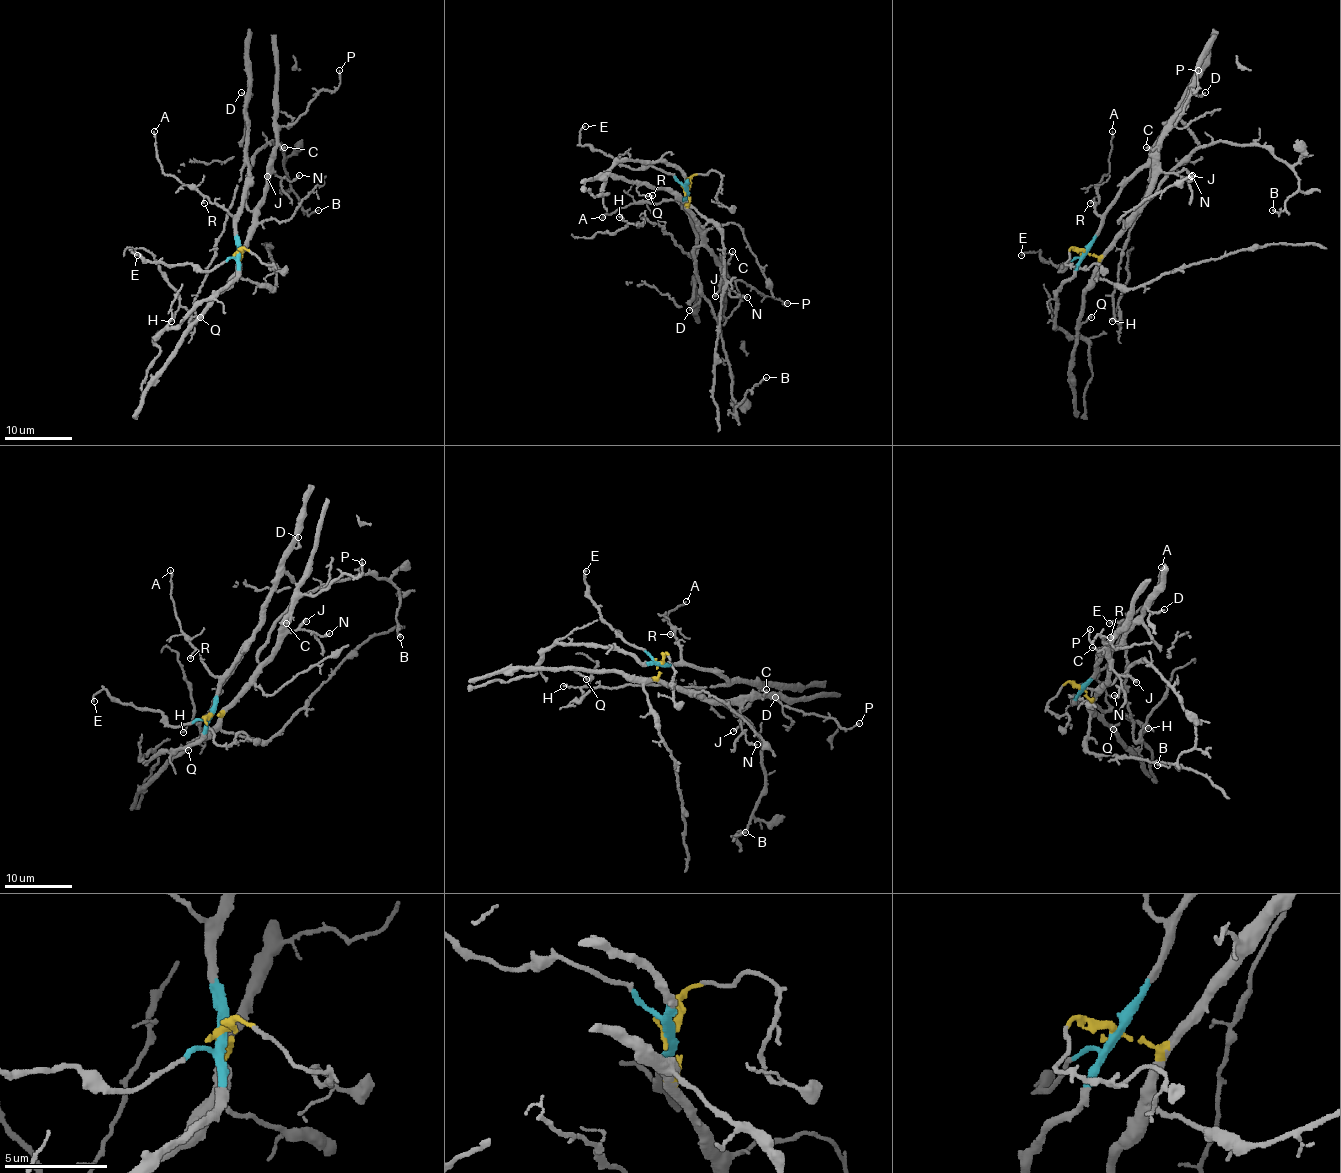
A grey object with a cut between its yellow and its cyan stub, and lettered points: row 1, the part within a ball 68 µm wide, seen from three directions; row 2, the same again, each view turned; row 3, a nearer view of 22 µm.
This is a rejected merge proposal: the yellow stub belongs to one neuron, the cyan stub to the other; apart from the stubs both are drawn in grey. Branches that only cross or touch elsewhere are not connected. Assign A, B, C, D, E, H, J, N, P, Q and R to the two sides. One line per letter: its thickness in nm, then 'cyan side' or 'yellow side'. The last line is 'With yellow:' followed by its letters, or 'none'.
A: calibre 120 nm; cyan side
B: calibre 150 nm; yellow side
C: calibre 140 nm; yellow side
D: calibre 150 nm; cyan side
E: calibre 120 nm; cyan side
H: calibre 120 nm; cyan side
J: calibre 200 nm; yellow side
N: calibre 180 nm; yellow side
P: calibre 120 nm; yellow side
Q: calibre 110 nm; yellow side
R: calibre 150 nm; cyan side
With yellow: B, C, J, N, P, Q

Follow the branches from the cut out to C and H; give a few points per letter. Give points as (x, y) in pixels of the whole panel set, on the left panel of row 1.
C: (238, 252), (237, 255), (240, 255), (252, 225), (272, 151), (277, 146), (284, 147)
H: (238, 252), (237, 215), (248, 181), (247, 164), (196, 296), (196, 320), (181, 306), (171, 321)

